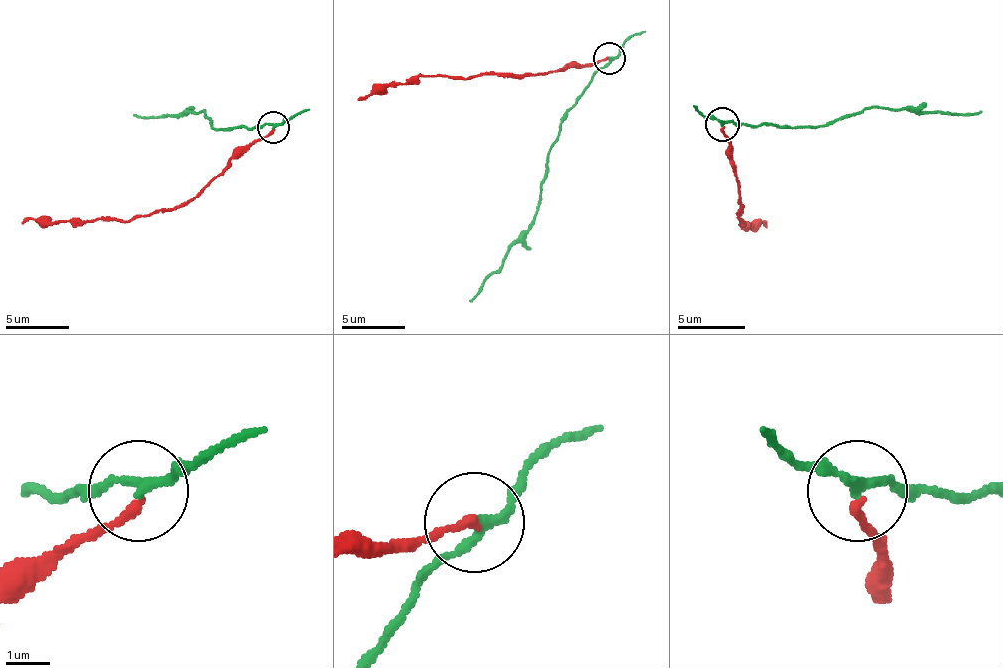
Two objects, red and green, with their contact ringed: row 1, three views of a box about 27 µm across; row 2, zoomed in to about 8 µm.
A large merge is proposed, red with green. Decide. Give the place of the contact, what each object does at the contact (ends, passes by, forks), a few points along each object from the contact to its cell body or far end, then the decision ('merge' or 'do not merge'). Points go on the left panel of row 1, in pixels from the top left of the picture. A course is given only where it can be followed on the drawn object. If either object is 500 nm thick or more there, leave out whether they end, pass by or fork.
at (273, 127); red ends there; green passes by; red runs (274, 129), (248, 142), (220, 174), (172, 209), (134, 215), (127, 221), (41, 221), (29, 218), (22, 225); green runs (274, 126), (216, 129), (204, 110), (197, 113), (134, 113); do not merge

